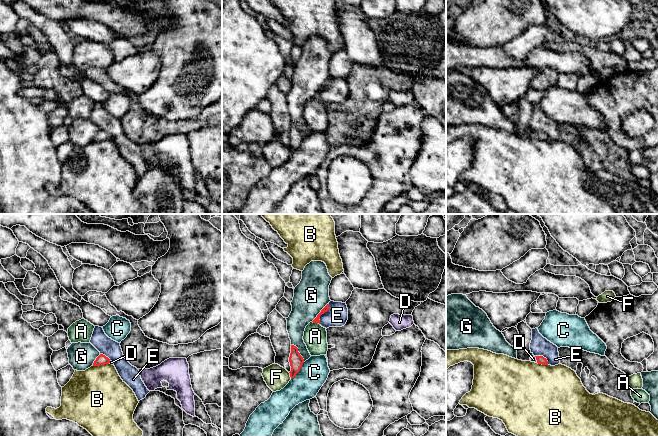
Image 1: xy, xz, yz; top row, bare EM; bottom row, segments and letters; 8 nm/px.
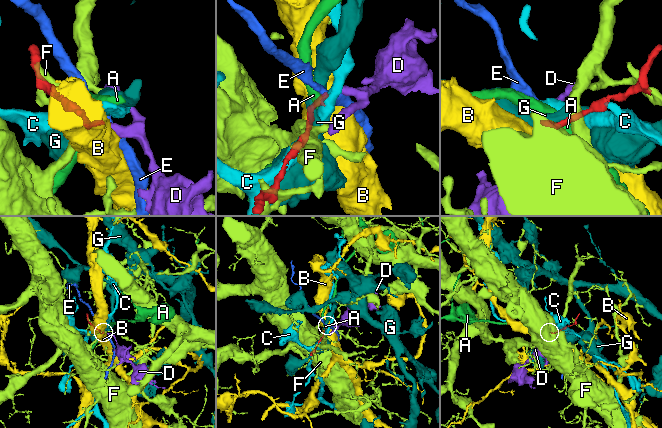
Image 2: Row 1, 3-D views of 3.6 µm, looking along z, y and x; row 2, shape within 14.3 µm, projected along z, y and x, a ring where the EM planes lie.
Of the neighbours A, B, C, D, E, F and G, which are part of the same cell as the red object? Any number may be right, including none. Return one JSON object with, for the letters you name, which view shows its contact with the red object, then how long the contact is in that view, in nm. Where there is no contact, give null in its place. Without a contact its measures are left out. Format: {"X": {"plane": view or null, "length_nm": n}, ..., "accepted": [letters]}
{"D": {"plane": "yz", "length_nm": 60}, "accepted": ["D"]}

